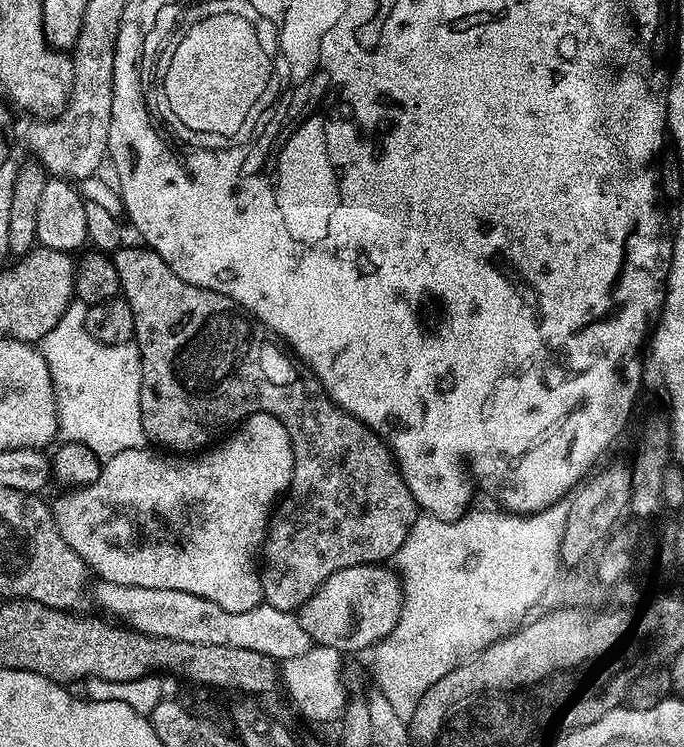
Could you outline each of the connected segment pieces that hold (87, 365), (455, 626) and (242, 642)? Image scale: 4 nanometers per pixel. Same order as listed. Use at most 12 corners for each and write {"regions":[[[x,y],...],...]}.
{"regions":[[[73,299],[38,341],[54,424],[98,458],[145,447],[140,350]],[[561,502],[417,519],[396,712],[515,632],[552,584]],[[97,579],[145,636],[242,646],[277,662],[314,644],[293,613],[222,610],[182,590]]]}

